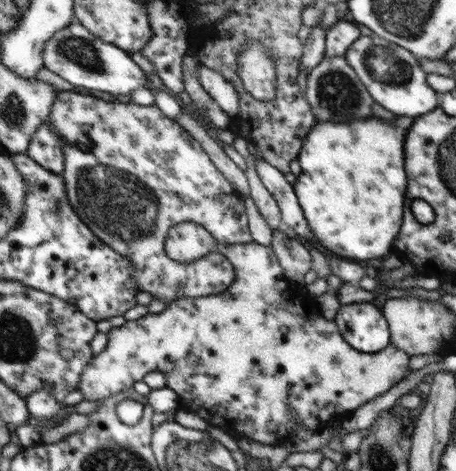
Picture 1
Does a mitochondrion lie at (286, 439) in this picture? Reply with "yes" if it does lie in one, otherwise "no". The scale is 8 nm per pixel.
no

